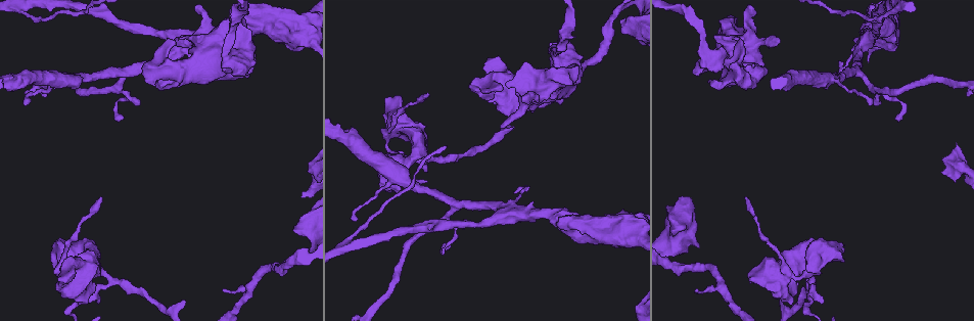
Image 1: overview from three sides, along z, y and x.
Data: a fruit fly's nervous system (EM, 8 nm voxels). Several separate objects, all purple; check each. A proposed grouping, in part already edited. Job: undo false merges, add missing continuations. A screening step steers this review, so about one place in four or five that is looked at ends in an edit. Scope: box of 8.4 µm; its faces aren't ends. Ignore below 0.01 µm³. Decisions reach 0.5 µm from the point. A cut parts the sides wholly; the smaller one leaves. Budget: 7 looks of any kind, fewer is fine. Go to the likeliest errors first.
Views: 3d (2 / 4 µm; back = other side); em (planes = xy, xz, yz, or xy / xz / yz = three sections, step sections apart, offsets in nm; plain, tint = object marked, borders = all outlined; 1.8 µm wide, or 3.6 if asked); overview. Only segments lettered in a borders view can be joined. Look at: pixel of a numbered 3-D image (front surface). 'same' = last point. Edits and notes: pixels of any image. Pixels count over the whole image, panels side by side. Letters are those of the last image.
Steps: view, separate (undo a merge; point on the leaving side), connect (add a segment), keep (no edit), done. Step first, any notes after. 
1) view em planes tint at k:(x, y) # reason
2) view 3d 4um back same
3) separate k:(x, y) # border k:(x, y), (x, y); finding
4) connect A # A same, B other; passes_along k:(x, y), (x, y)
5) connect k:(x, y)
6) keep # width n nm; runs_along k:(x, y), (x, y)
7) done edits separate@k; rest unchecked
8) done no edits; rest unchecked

view 3d 4um at 1:(571, 76) # calibre changes

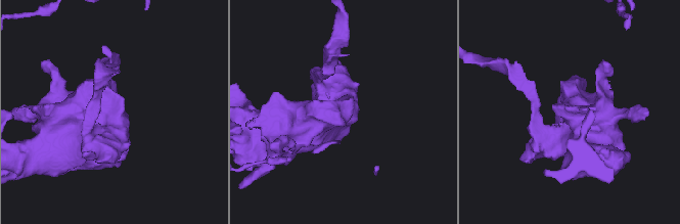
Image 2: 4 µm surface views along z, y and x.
view em 3.6um planes borders at 2:(343, 114)

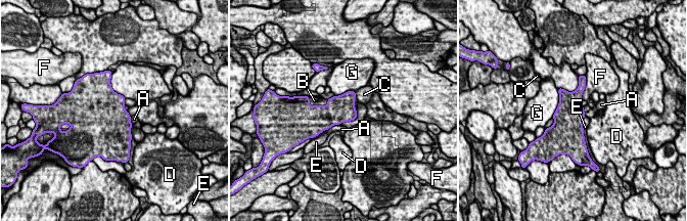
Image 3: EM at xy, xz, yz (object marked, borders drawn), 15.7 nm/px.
connect B # width 420 nm; A other, B same, C other, D other, E other, F other, G other; passes_along 3:(313, 120), (319, 105), (314, 100); it goes on there

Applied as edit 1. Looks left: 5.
view overview # redraw

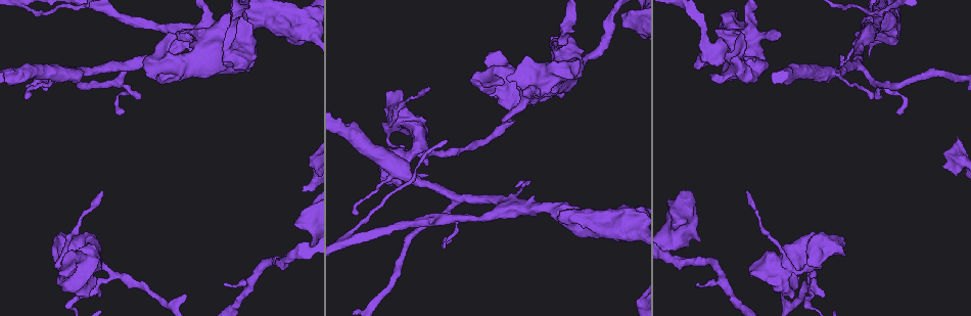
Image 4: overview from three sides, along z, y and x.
view 3d 4um at 4:(435, 153) # calibre changes

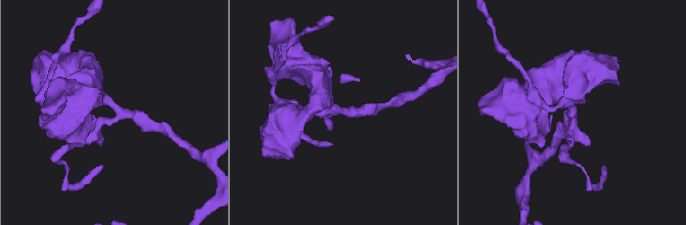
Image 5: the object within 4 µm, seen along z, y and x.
view em xz step 4 tint at 5:(340, 109) # shape alone is not enough

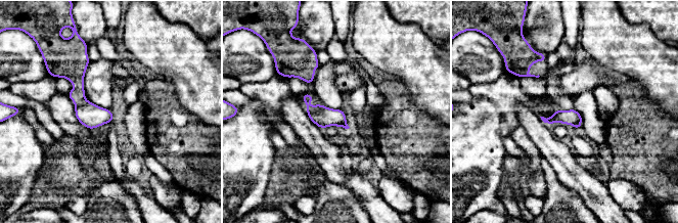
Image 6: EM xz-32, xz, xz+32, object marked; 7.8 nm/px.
view em xz step 4 borders same # see the neighbours

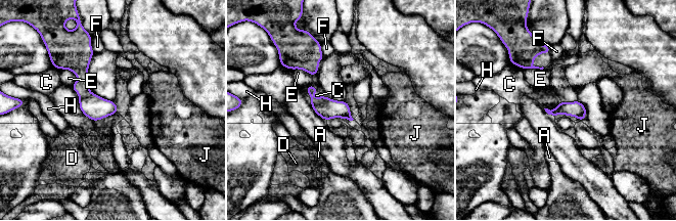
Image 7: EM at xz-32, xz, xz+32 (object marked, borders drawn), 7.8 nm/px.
separate 7:(79, 63) # longest_contact E 200 nm; A other, C other, D other, E other, F other, H other, J other; border 7:(88, 91), (80, 97); two neurons meet here

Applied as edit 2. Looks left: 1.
view em xy step 16 borders at 4:(429, 88)

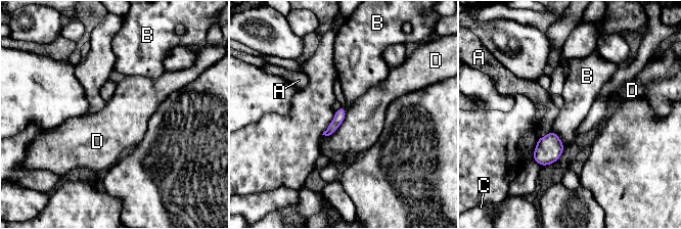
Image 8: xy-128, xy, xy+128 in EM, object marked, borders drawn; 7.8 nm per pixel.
keep # longest_contact D 280 nm; A other, B other, C other, D other; no lettered segment goes on from it

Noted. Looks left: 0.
done edits connect@3, separate@7; rest unchecked

